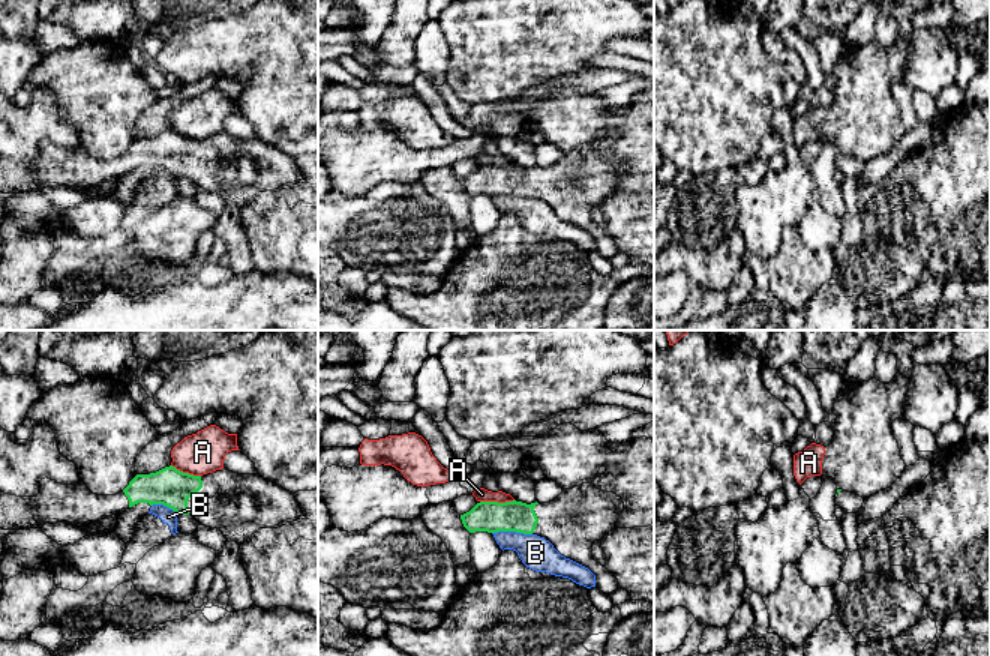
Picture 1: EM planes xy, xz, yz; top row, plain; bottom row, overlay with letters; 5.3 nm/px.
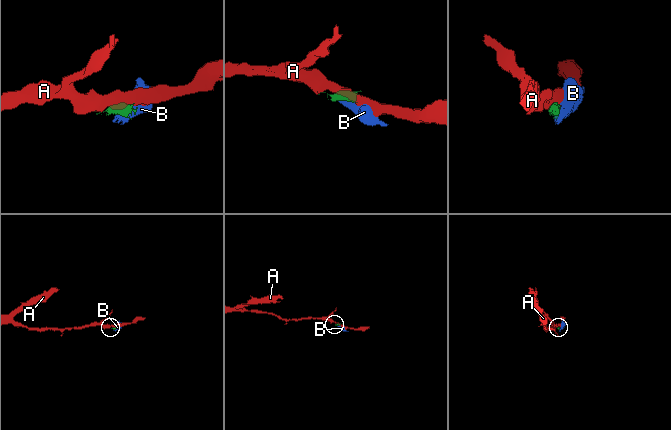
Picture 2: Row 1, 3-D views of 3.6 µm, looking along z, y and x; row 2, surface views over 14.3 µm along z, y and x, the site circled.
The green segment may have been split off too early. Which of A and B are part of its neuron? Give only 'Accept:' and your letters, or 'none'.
Accept: none

